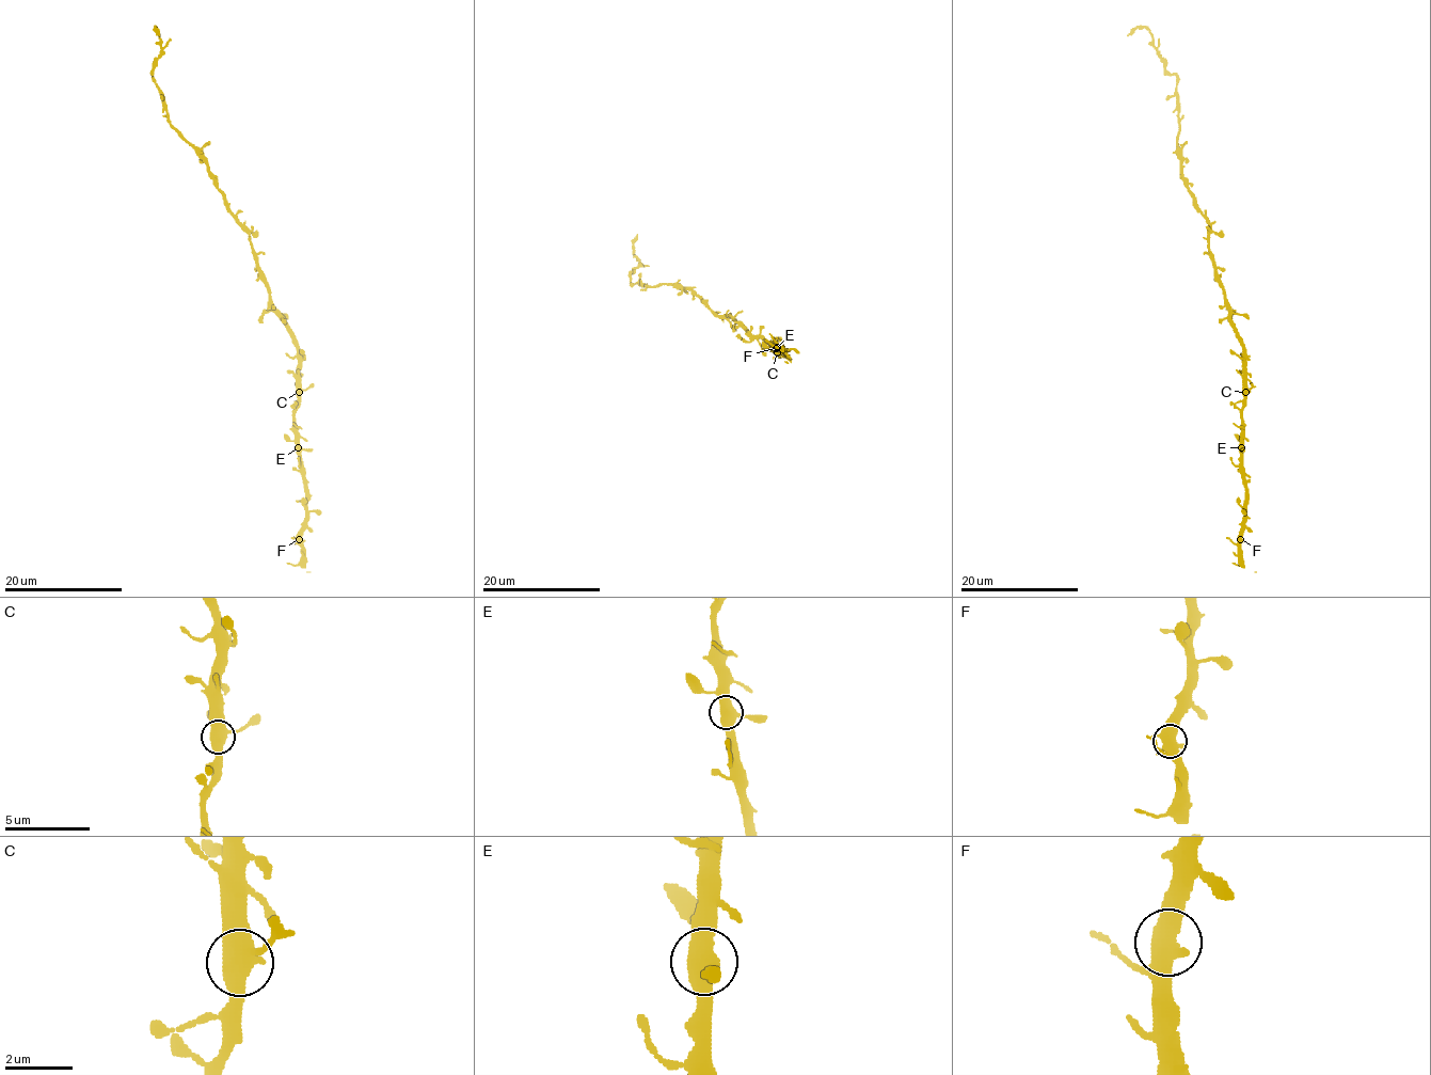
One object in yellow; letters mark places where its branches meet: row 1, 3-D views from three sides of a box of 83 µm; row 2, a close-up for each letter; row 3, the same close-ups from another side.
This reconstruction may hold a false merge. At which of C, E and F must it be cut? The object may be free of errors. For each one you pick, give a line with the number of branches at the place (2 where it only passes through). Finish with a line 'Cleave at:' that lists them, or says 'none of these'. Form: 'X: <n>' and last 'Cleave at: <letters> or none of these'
Cleave at: none of these

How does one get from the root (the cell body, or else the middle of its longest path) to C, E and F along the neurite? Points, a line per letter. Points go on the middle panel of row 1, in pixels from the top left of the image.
C: (741, 323), (777, 352)
E: (741, 323), (776, 351), (773, 348), (776, 348)
F: (741, 323), (752, 335), (783, 352), (777, 347)

